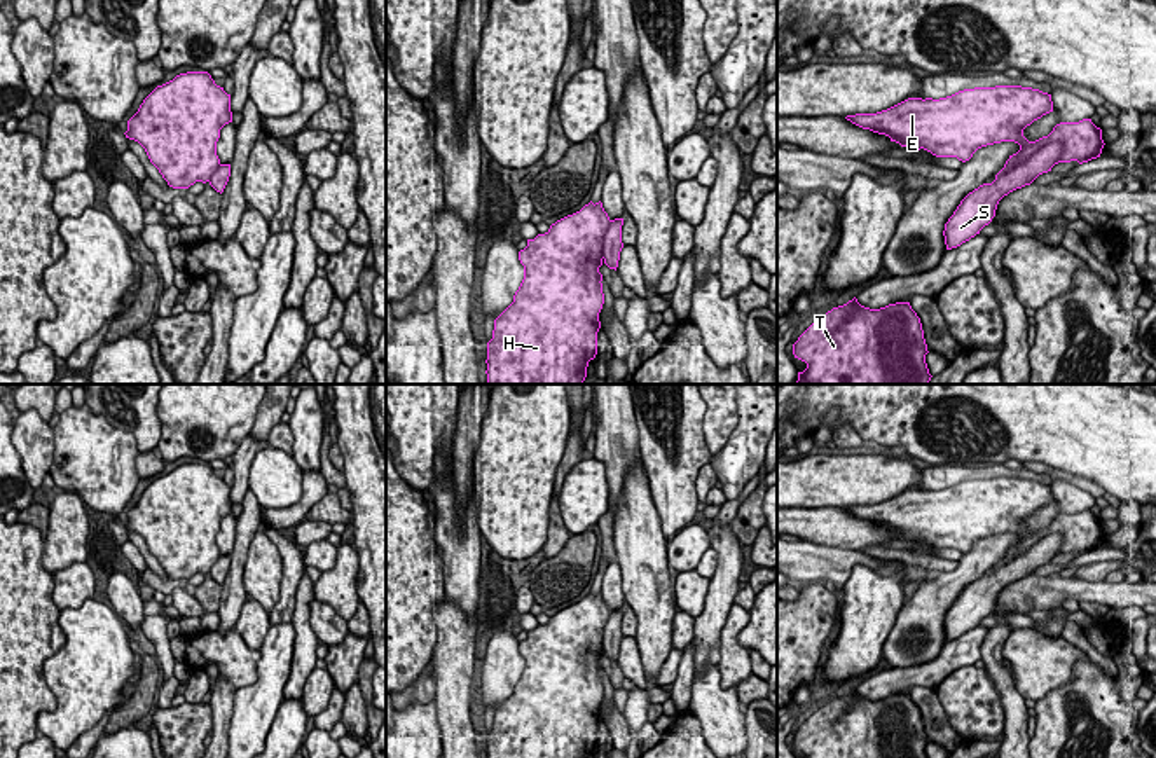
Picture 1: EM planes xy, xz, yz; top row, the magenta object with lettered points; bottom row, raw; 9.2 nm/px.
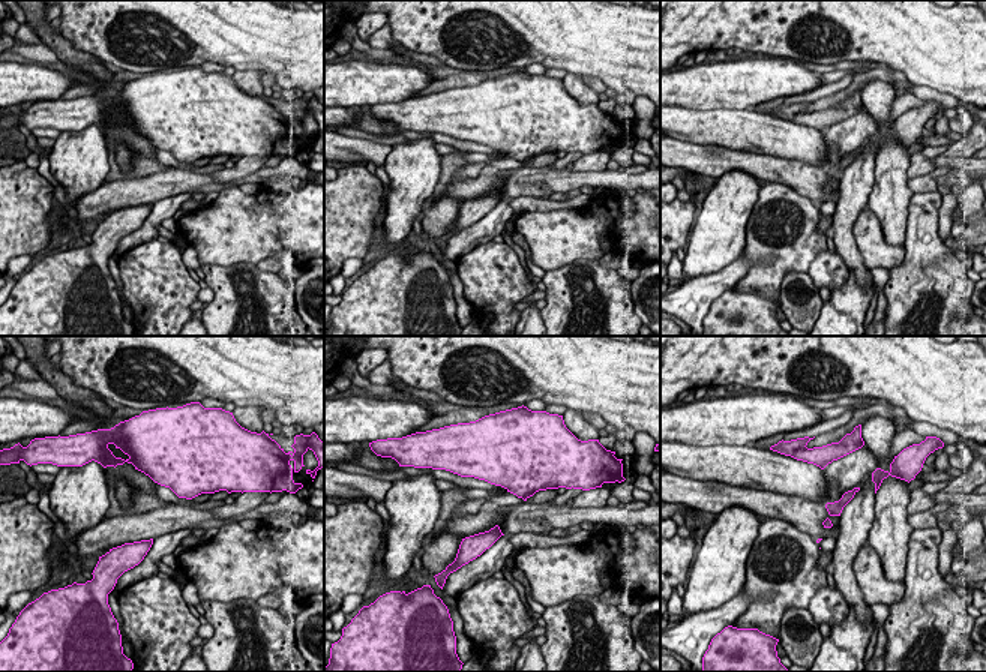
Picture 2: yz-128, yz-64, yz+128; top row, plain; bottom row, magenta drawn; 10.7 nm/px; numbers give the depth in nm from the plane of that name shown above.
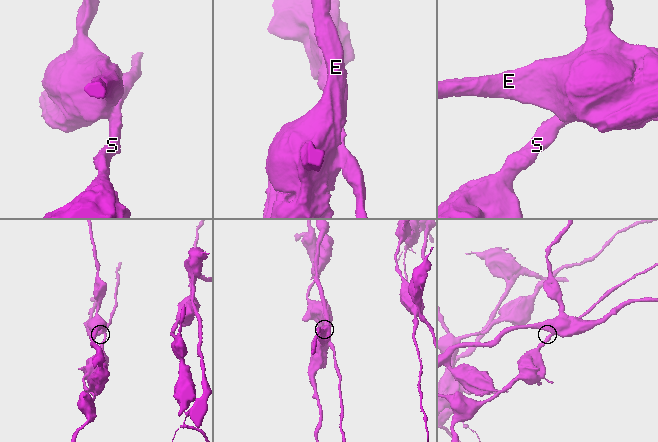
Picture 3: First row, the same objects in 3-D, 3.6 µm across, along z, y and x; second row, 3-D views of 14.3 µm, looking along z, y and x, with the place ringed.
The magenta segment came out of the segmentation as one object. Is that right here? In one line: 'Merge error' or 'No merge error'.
Merge error

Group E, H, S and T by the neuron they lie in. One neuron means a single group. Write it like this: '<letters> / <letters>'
E H / S T

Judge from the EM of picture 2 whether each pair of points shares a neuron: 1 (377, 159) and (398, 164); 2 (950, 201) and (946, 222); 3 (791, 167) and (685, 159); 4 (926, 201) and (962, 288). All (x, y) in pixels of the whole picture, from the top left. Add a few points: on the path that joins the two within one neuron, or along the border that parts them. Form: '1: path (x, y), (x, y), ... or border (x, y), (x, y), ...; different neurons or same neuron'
1: border (392, 146), (384, 165); different neurons
2: path (949, 206), (946, 218); same neuron
3: path (764, 167), (740, 159), (712, 159); same neuron
4: path (923, 222), (923, 249), (941, 267); same neuron

